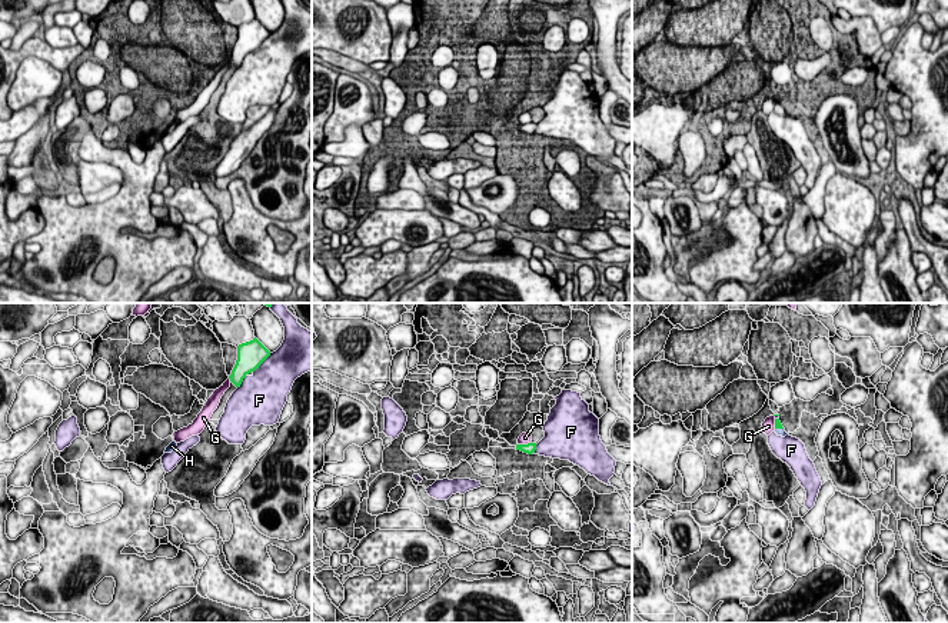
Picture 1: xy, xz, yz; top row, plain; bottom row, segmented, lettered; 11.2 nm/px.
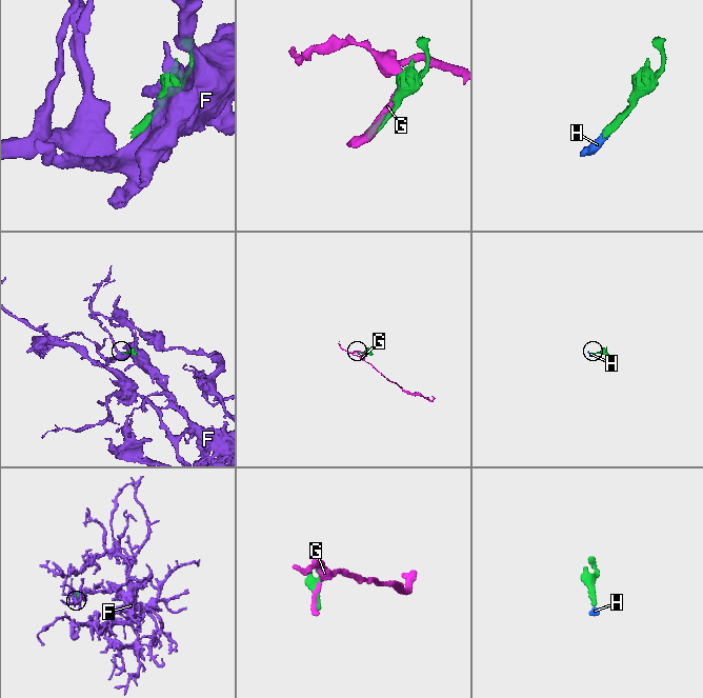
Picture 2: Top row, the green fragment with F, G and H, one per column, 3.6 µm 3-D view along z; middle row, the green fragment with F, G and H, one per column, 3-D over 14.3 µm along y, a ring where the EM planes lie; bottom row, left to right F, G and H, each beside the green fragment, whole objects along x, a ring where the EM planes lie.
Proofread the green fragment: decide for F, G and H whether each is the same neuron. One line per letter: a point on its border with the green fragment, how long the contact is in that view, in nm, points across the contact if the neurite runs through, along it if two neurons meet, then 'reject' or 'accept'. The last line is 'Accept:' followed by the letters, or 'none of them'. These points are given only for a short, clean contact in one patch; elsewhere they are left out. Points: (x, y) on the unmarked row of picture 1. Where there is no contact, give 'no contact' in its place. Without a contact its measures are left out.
F: meets green in xy at (262, 42); contact 300 nm long; reject
G: meets green in xz at (524, 125); contact 160 nm long; reject
H: meets green in yz at (777, 99); contact 70 nm long; runs through yz (774, 95), (777, 99), (775, 96); accept
Accept: H

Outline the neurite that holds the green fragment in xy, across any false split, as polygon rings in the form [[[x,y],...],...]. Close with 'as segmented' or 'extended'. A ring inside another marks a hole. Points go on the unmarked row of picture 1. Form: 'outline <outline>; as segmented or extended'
outline [[[255,17],[250,21],[237,26],[237,40],[229,56],[230,61],[240,67],[243,59],[259,49],[259,46],[270,36],[270,31]]]; as segmented

